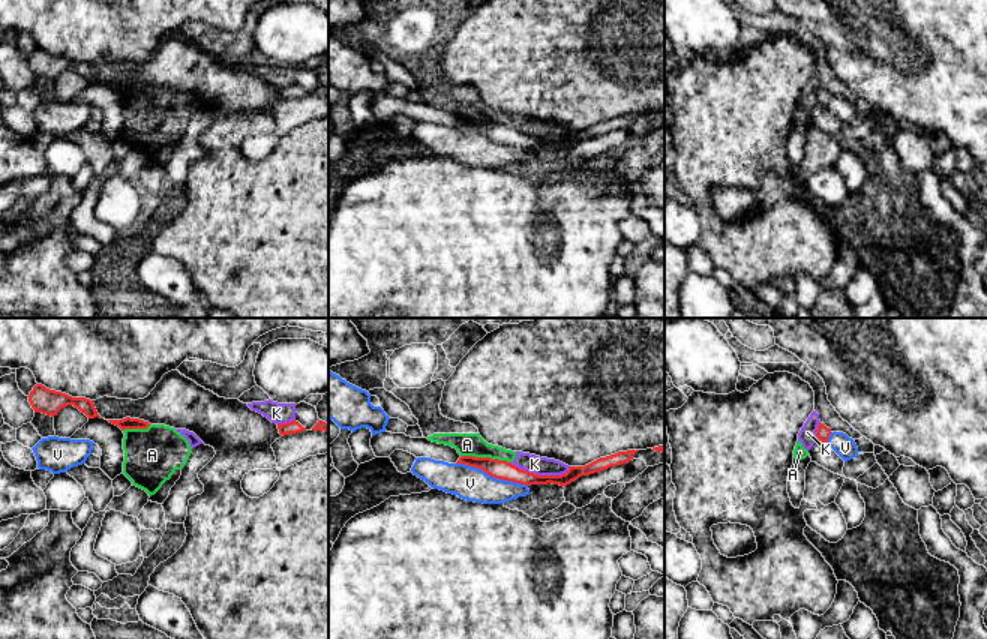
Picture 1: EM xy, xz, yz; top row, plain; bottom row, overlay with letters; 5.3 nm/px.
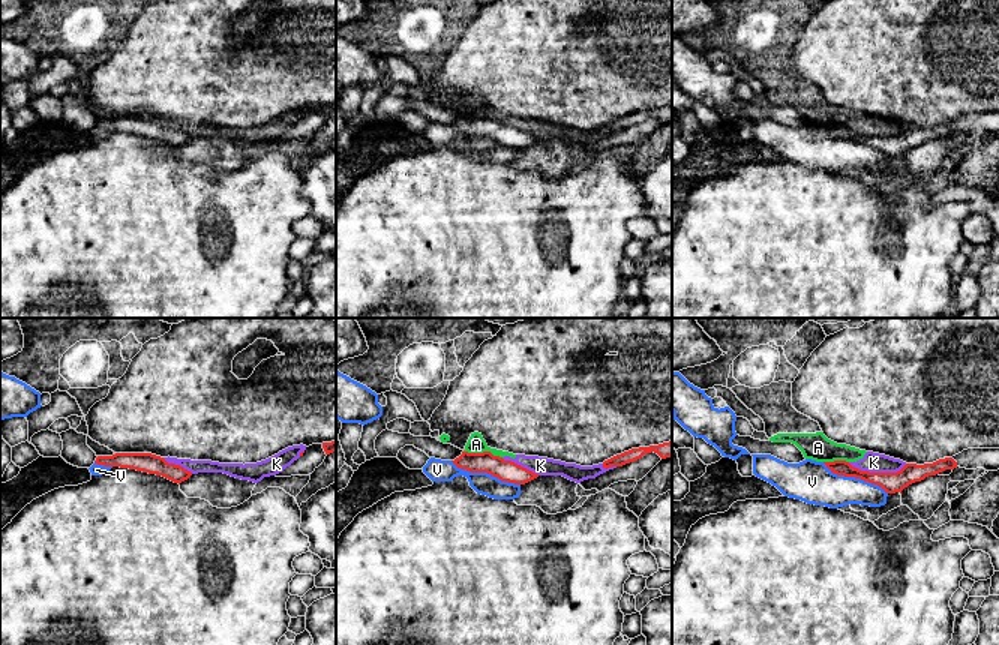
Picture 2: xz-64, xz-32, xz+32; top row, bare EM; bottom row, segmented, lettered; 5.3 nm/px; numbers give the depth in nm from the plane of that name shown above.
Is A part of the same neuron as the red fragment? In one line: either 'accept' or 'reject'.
reject

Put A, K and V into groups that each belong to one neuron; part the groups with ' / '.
A K / V

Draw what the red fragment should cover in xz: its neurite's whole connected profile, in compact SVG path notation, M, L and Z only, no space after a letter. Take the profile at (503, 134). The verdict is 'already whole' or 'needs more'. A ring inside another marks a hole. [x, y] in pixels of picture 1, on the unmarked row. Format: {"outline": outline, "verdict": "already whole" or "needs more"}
{"outline": "M639 114L618 116L615 118L600 122L585 130L568 130L568 135L561 140L537 140L534 136L520 134L507 124L498 124L490 122L460 120L456 128L476 130L483 134L490 141L526 150L552 147L566 152L567 148L570 148L572 146L578 144L582 140L590 140L608 134L610 130L628 128L636 116Z", "verdict": "already whole"}

